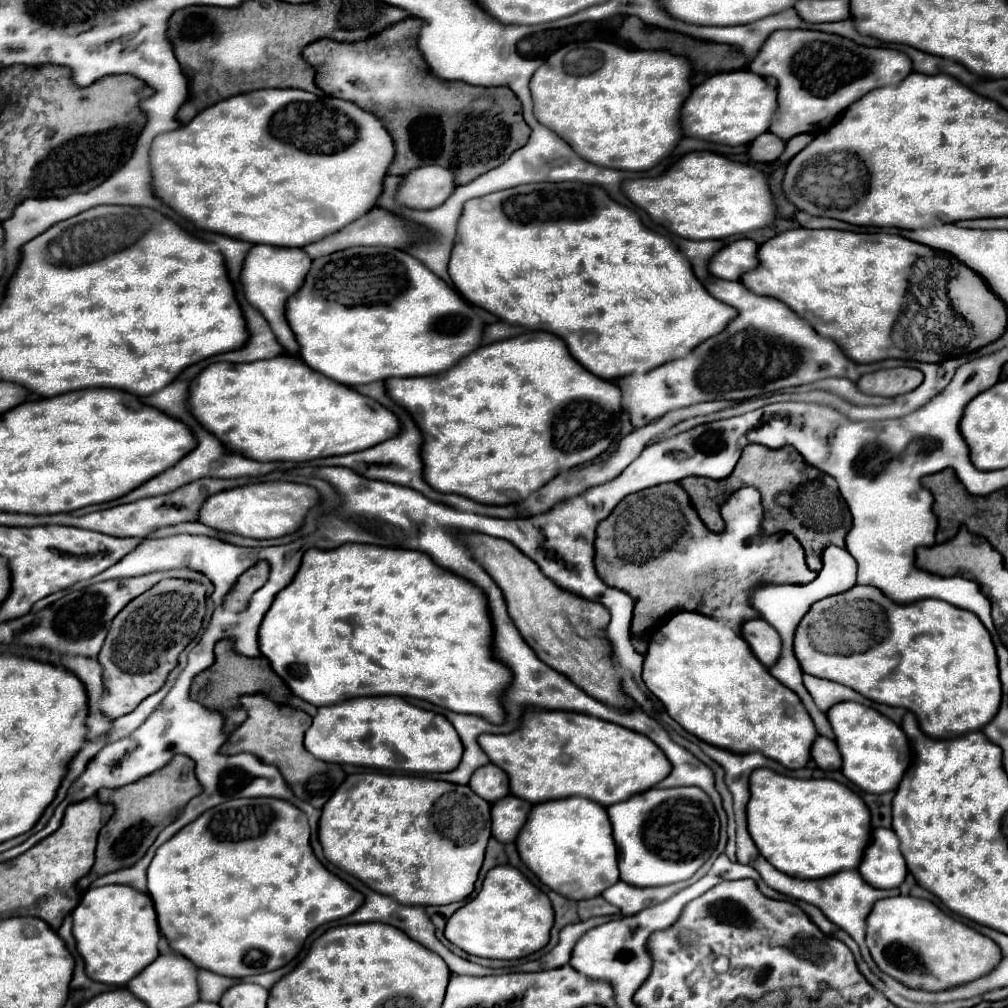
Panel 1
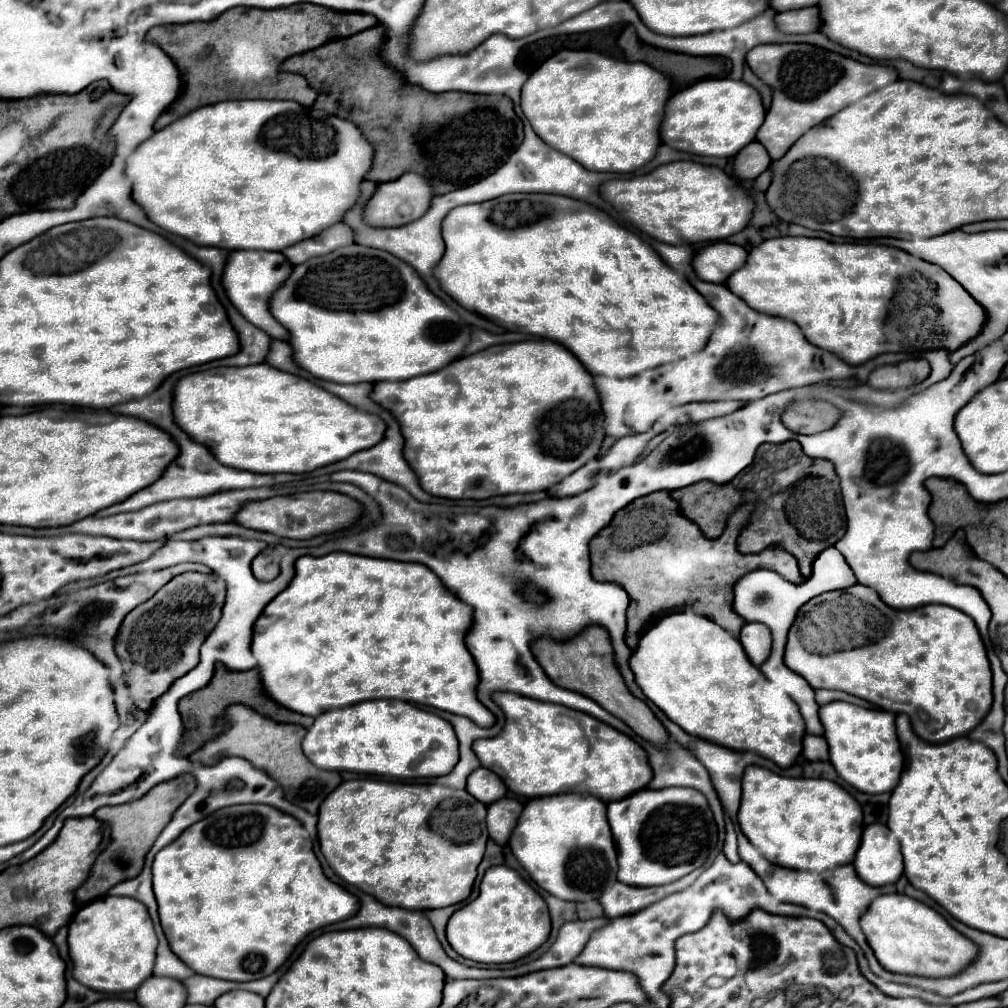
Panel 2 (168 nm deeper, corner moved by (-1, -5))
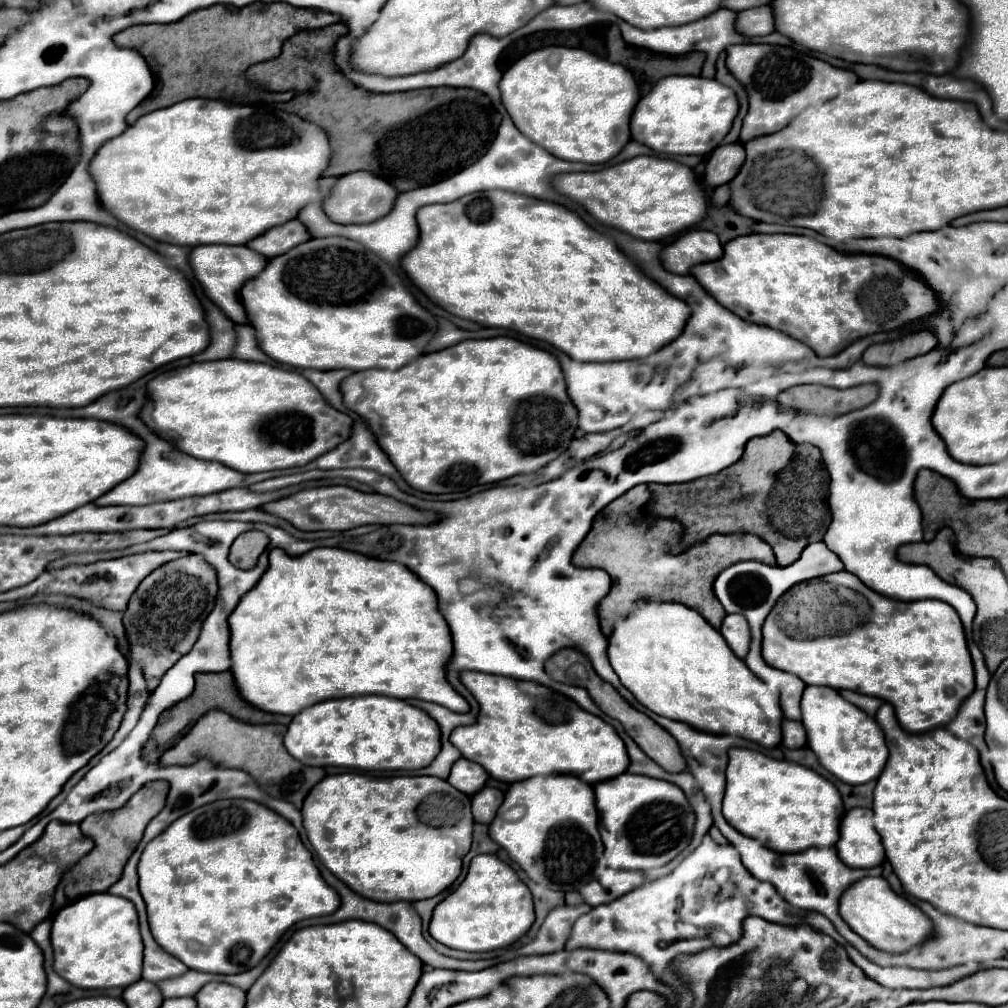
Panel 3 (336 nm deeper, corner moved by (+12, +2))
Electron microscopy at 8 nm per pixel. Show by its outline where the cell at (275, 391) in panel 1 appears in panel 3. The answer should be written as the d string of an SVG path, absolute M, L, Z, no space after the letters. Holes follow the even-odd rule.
M239 359L193 363L159 373L147 383L147 403L139 417L157 437L167 439L179 451L203 461L217 461L241 473L303 467L351 435L351 419L327 405L321 393L303 375L267 363Z

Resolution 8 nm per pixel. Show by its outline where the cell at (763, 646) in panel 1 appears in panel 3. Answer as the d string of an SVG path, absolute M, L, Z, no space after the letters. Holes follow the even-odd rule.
M727 615L721 623L721 635L725 637L727 645L731 647L731 651L743 659L749 651L749 641L751 641L751 635L749 635L749 625L745 621L743 615Z

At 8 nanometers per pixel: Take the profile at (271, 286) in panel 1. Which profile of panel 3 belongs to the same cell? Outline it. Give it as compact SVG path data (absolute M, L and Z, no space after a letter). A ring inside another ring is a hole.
M197 245L189 253L189 265L201 283L205 295L221 307L221 311L233 321L233 323L247 323L245 309L239 301L239 289L245 281L251 277L257 277L265 267L265 257L251 251L247 245Z

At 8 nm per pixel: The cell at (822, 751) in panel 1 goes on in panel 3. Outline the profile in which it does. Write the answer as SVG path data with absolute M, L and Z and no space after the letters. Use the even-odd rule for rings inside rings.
M783 719L781 723L781 731L783 731L783 739L781 743L787 747L787 749L801 749L807 741L807 733L803 729L803 725L799 721L789 721L789 719Z

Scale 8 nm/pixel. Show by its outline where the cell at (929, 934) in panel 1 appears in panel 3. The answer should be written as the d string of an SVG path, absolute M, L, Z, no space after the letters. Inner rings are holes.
M863 877L861 881L855 881L855 885L849 885L839 899L839 913L867 943L887 953L905 953L923 943L931 933L931 921L927 915L907 899L893 893L883 877Z

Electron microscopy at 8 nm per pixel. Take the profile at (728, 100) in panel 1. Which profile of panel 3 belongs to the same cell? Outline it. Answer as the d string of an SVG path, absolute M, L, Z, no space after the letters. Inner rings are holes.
M671 75L659 79L653 89L639 99L631 115L631 139L667 155L711 153L729 133L737 115L735 93L715 79Z

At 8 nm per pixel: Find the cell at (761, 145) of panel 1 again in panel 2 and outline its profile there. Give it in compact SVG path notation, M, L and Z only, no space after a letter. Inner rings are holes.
M752 142L736 154L734 172L738 178L752 180L752 178L758 178L770 166L770 162L772 158L768 156L766 148L760 142Z

